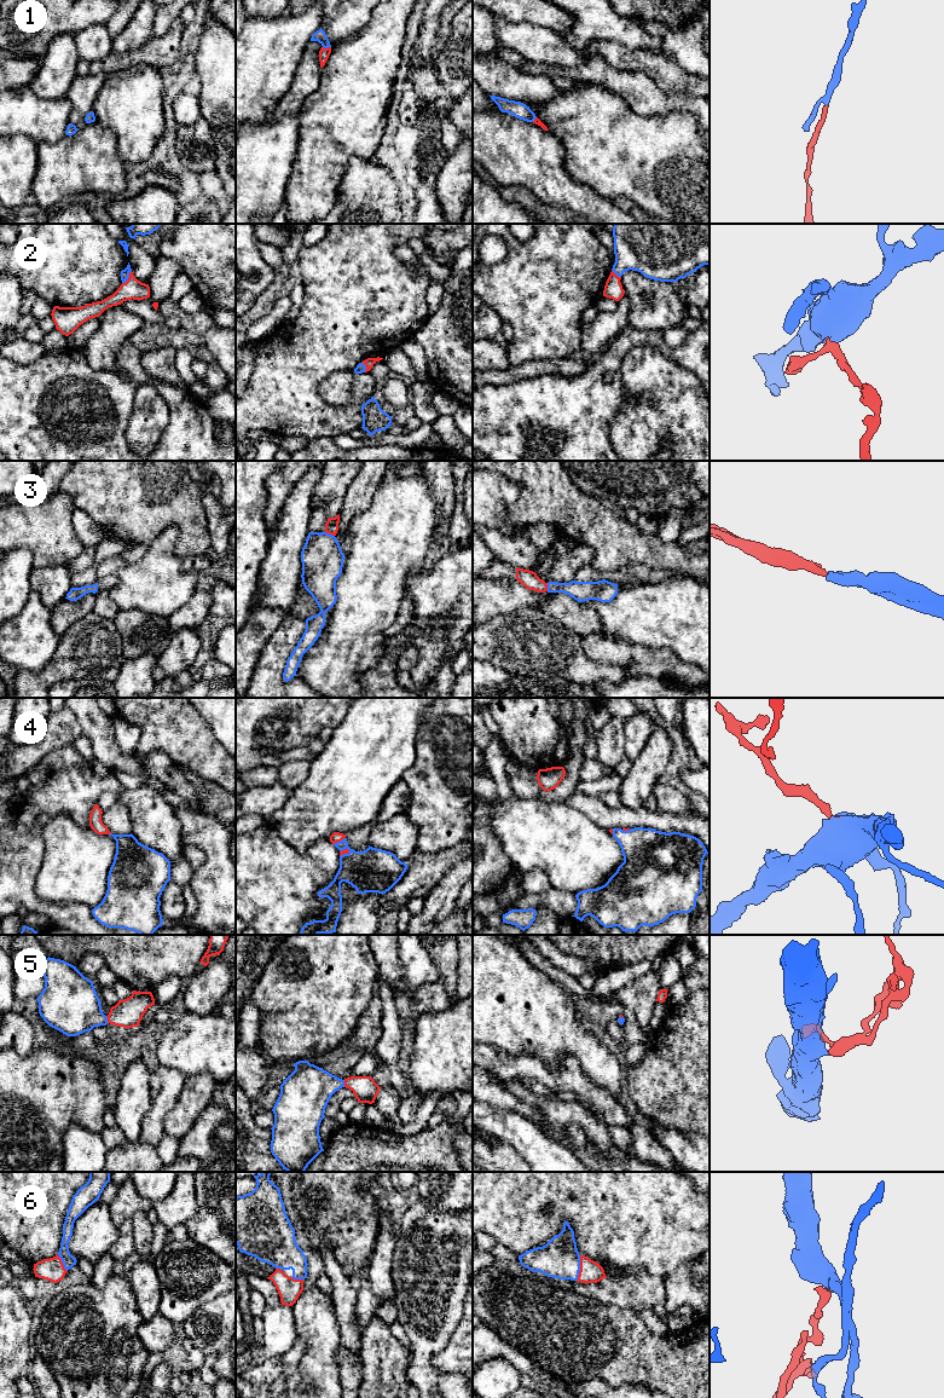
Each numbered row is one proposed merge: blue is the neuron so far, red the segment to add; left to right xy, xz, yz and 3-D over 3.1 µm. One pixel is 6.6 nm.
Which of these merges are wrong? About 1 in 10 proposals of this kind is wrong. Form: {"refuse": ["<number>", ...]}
{"refuse": []}

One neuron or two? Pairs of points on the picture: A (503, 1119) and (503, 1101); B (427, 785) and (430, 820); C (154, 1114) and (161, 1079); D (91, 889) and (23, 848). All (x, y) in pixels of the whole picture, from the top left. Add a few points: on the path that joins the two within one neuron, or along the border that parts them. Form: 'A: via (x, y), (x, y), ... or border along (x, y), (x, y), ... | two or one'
A: border along (485, 1102), (499, 1109), (511, 1109), (530, 1121) | two
B: via (430, 793), (430, 812) | one
C: via (161, 1105), (163, 1087) | one
D: border along (42, 831), (44, 856), (35, 888) | two

